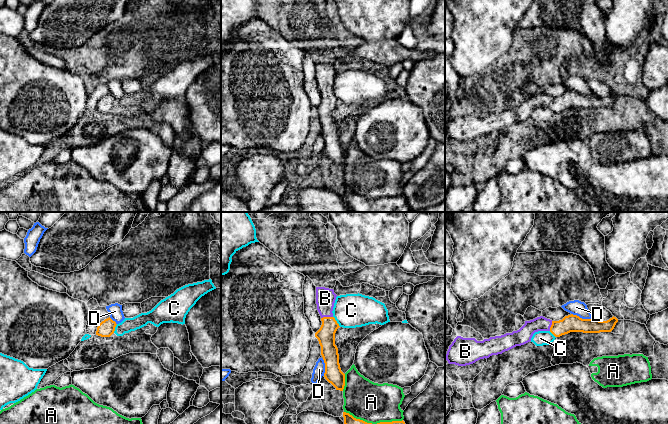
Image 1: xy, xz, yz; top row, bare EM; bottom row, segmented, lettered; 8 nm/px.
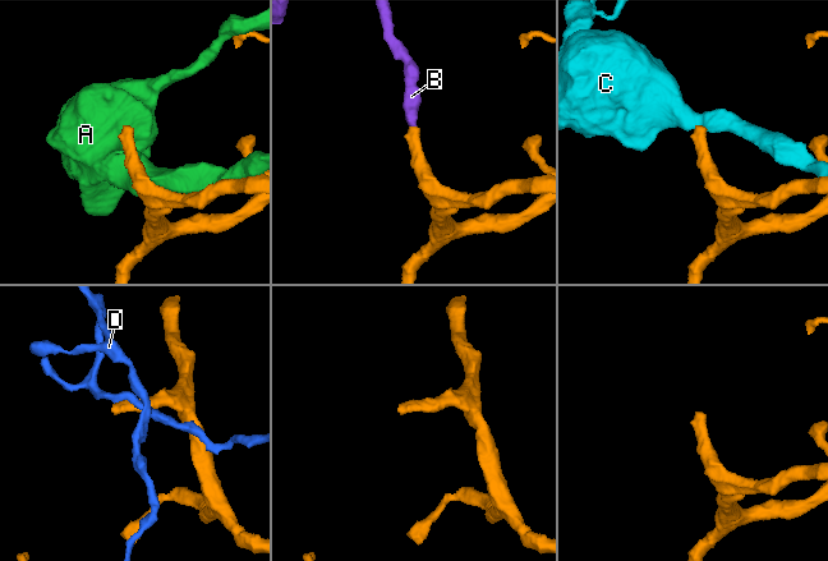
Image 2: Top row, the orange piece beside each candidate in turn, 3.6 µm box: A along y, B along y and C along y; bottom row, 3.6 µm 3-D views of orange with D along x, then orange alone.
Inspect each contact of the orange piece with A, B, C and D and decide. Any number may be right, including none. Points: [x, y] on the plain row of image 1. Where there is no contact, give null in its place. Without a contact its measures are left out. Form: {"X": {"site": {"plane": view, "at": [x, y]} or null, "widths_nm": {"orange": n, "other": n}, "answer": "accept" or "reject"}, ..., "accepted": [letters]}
{"A": {"site": {"plane": "xz", "at": [373, 200]}, "widths_nm": {"orange": 240, "other": 320}, "answer": "reject"}, "B": {"site": {"plane": "xz", "at": [326, 93]}, "widths_nm": {"orange": 140, "other": 160}, "answer": "accept"}, "C": {"site": {"plane": "xz", "at": [336, 97]}, "widths_nm": {"orange": 140, "other": 280}, "answer": "reject"}, "D": {"site": {"plane": "yz", "at": [581, 94]}, "widths_nm": {"orange": 140, "other": 120}, "answer": "reject"}, "accepted": ["B"]}

